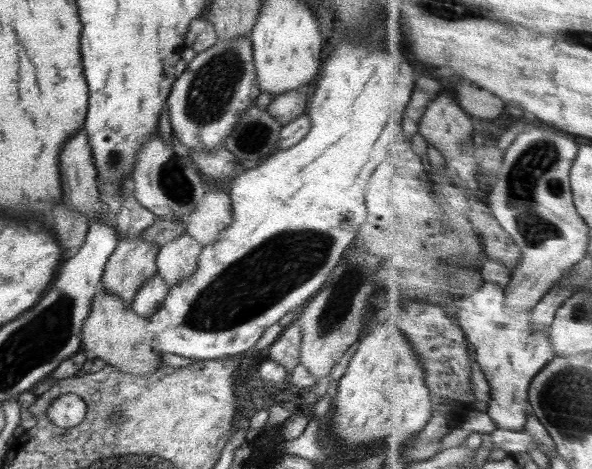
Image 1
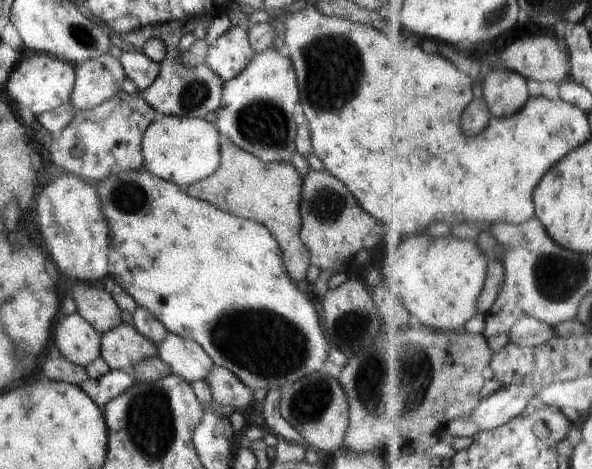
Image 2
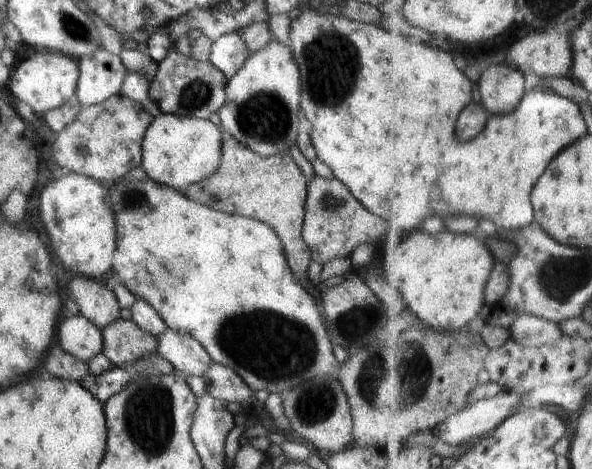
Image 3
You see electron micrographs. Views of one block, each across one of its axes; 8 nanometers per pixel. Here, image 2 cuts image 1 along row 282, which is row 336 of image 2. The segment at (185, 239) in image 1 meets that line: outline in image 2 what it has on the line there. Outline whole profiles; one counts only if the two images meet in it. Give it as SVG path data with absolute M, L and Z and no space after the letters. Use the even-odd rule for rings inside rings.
M168 333L157 348L157 356L170 366L172 375L186 382L206 381L213 367L211 358L197 342Z

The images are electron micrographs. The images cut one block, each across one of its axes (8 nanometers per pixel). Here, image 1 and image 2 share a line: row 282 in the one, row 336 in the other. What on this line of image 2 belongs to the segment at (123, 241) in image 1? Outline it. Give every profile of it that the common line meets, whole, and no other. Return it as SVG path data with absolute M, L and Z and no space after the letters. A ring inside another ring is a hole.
M127 318L111 331L102 333L100 357L110 371L121 371L156 356L155 344L144 338Z

